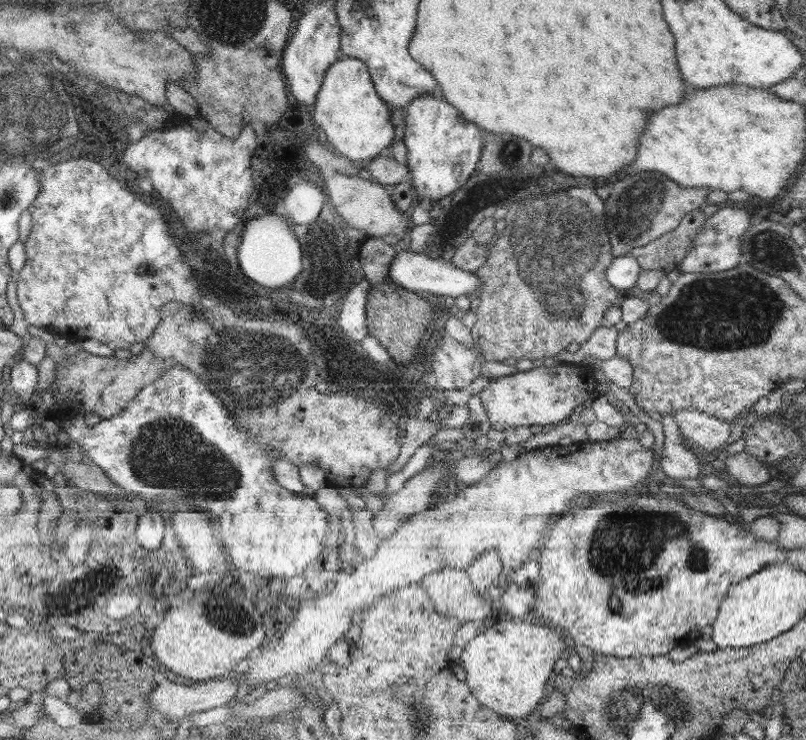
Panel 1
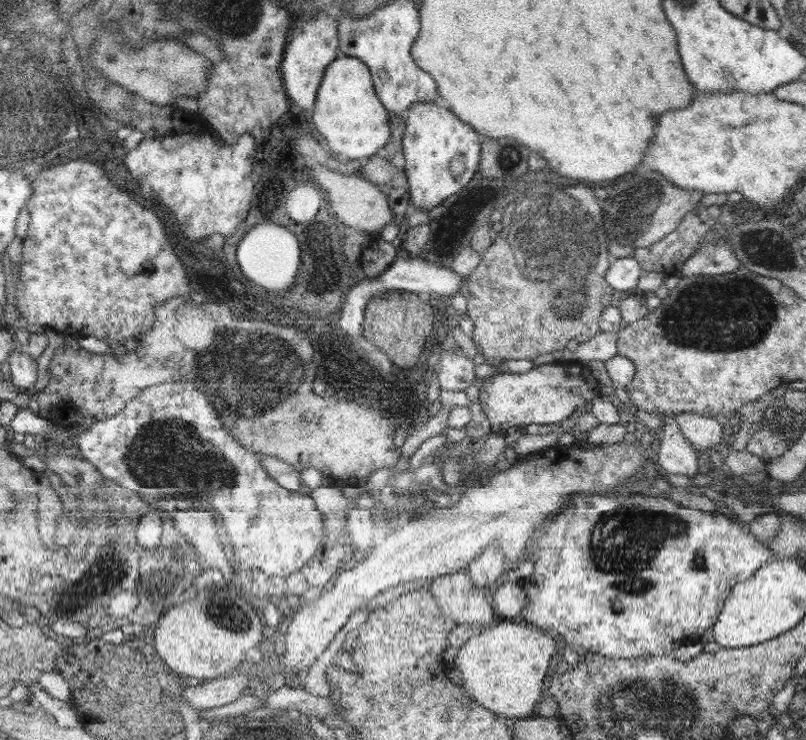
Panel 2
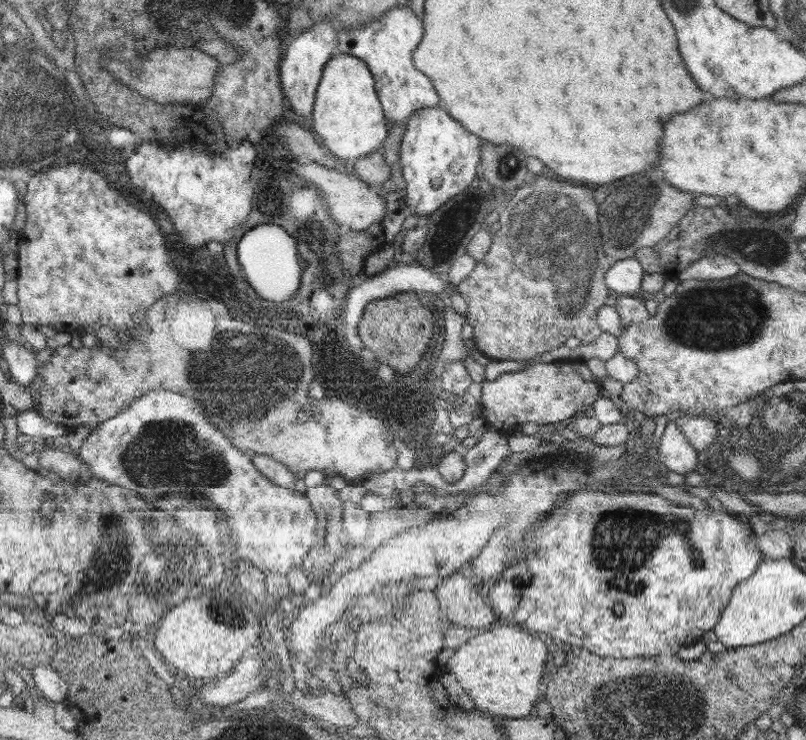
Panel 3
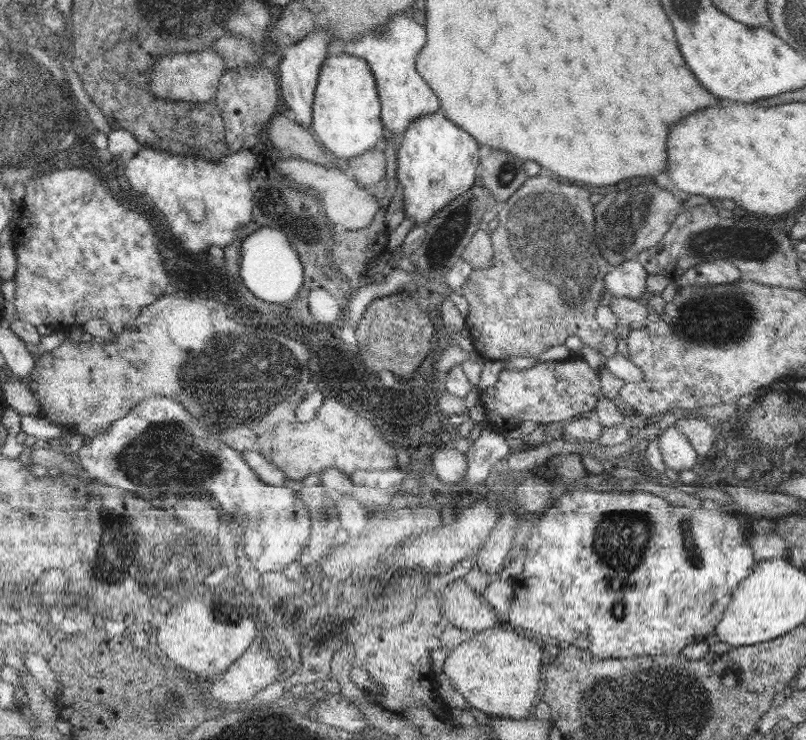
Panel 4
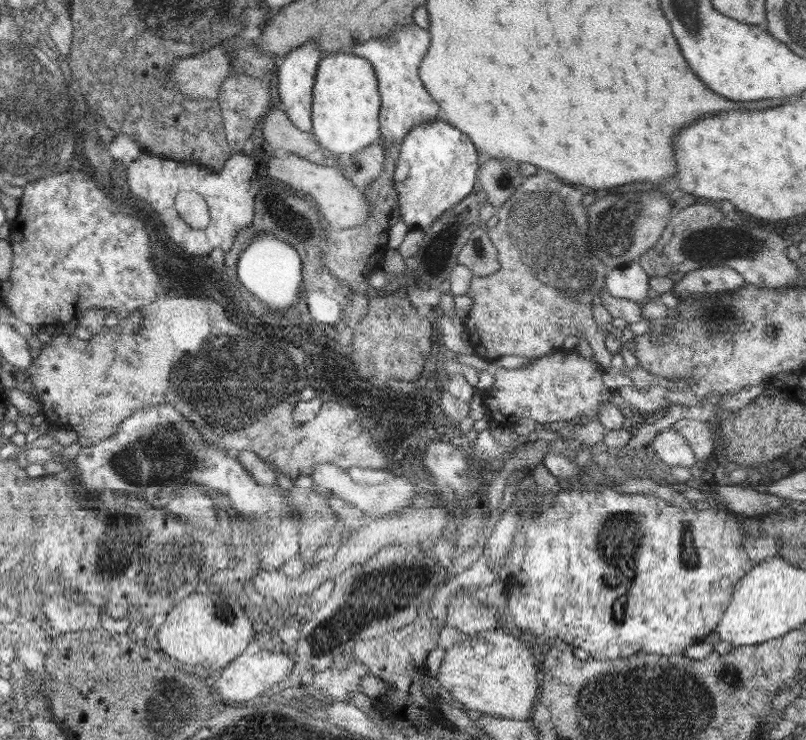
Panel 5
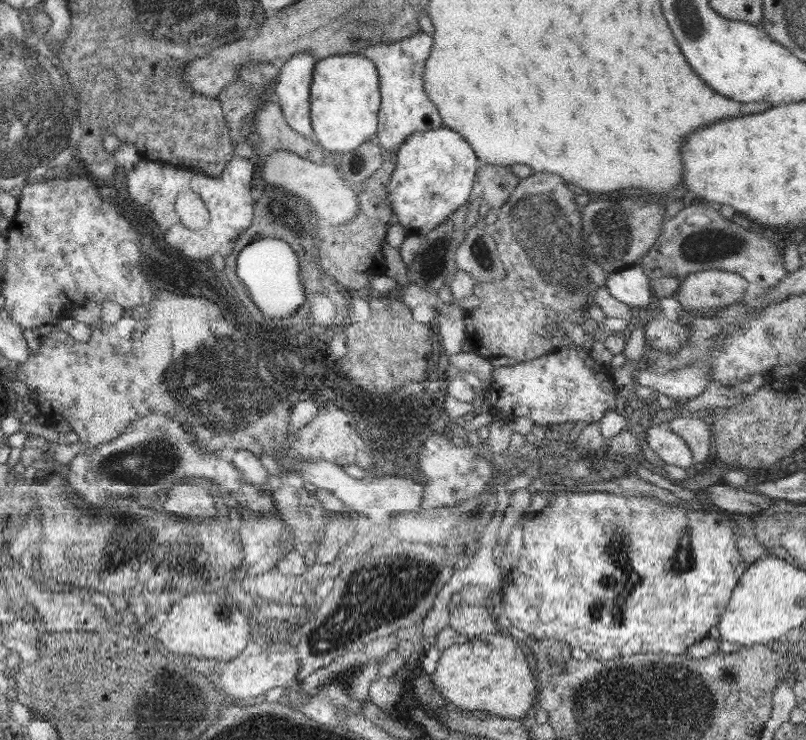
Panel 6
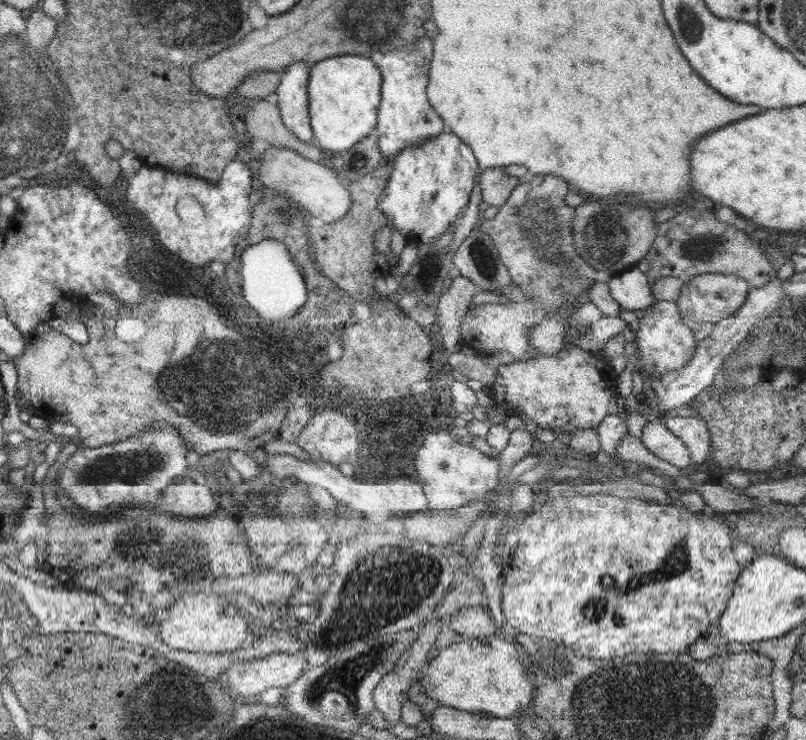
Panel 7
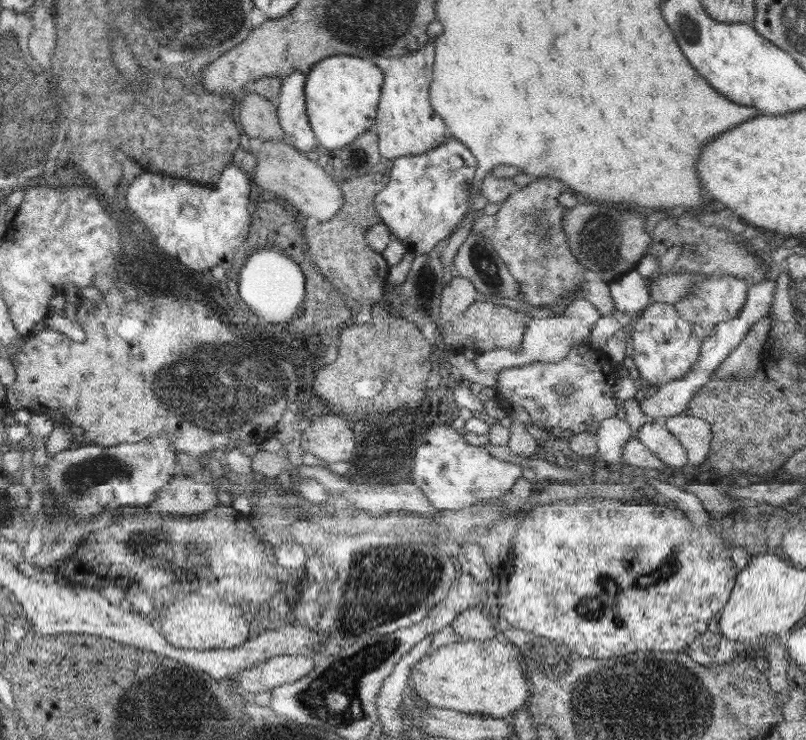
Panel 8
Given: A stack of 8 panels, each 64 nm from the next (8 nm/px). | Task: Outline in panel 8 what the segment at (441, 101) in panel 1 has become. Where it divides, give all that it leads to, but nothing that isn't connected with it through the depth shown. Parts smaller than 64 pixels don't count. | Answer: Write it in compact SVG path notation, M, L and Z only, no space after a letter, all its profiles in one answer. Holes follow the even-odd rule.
M447 135L430 151L392 160L389 181L375 196L375 210L400 242L414 253L430 253L448 239L469 211L476 157L458 139Z

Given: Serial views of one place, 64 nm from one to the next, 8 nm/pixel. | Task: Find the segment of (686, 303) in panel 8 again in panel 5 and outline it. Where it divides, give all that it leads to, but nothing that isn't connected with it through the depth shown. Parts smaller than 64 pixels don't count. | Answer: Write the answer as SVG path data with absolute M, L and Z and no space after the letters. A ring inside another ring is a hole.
M705 266L693 271L674 283L674 295L684 299L688 295L692 297L704 297L704 295L716 295L720 291L734 291L742 285L746 285L743 275L726 266Z

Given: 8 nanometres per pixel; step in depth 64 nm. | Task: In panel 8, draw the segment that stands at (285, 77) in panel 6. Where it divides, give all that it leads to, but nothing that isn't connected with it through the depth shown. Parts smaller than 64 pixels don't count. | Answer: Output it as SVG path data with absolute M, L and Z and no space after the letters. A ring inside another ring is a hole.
M292 72L283 79L279 91L280 103L277 107L279 124L291 139L291 146L299 152L316 148L314 144L318 144L306 113L306 78L302 72Z

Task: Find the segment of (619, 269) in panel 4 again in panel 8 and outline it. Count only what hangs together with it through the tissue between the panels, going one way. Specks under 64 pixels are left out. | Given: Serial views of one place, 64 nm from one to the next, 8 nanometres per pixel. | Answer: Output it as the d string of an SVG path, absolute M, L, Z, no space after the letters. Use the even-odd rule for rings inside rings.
M635 268L608 282L608 285L614 307L620 312L637 315L653 302L644 277Z

